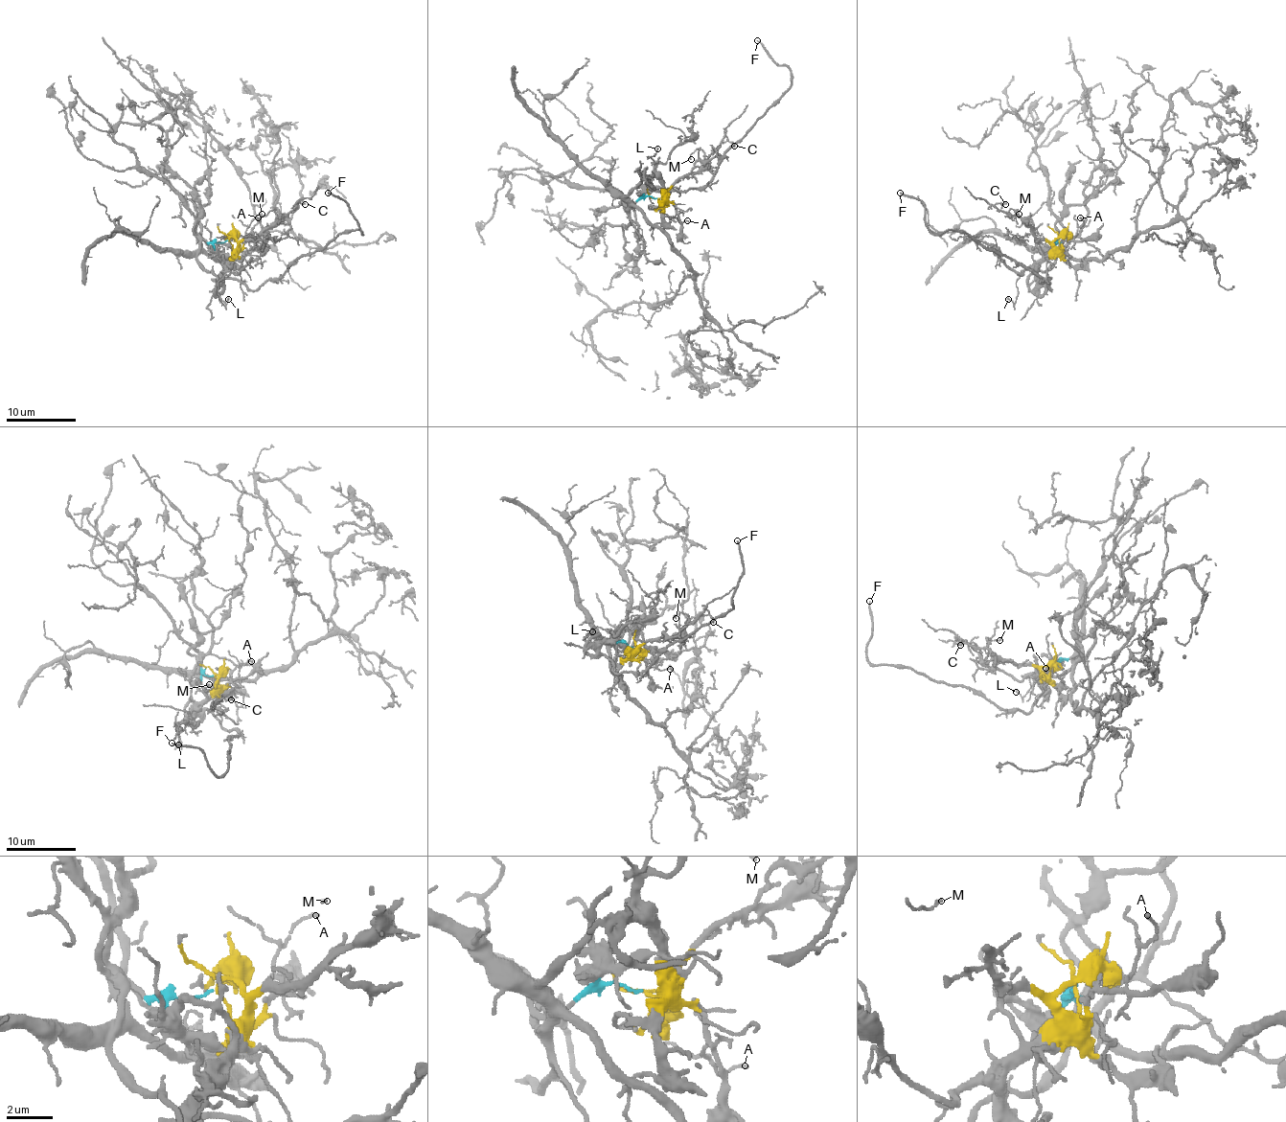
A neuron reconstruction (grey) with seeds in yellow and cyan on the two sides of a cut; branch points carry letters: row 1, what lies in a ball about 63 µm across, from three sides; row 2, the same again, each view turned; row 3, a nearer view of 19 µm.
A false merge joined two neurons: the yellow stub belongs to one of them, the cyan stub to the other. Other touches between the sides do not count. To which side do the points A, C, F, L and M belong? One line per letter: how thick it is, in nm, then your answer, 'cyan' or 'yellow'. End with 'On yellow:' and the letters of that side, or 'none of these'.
A: calibre 110 nm; yellow
C: calibre 160 nm; yellow
F: calibre 130 nm; yellow
L: calibre 110 nm; yellow
M: calibre 90 nm; yellow
On yellow: A, C, F, L, M

